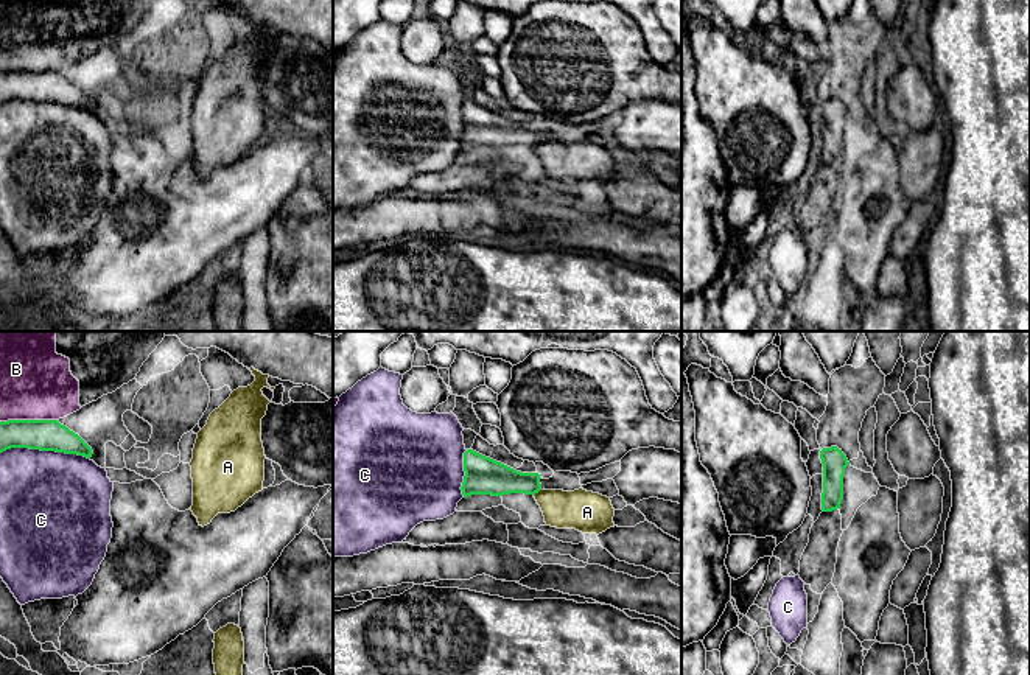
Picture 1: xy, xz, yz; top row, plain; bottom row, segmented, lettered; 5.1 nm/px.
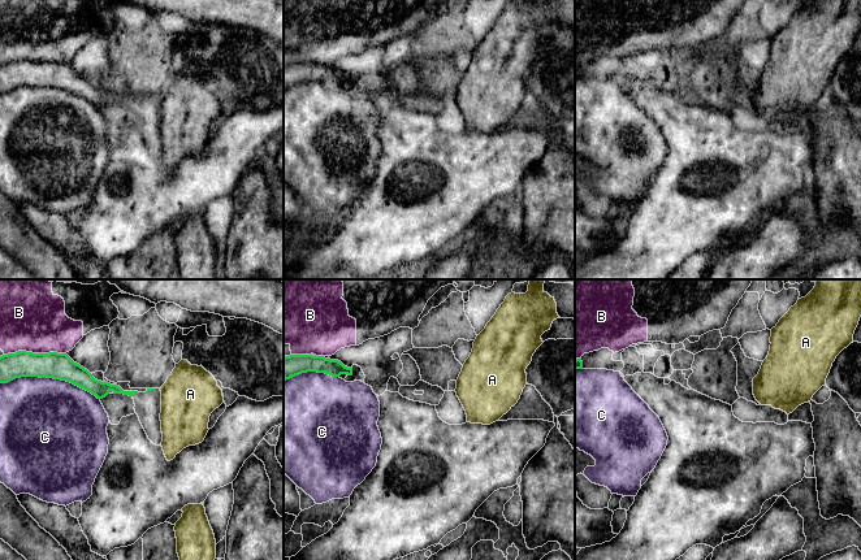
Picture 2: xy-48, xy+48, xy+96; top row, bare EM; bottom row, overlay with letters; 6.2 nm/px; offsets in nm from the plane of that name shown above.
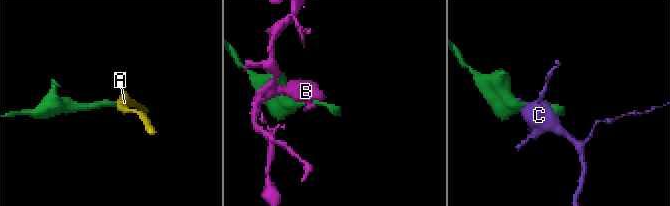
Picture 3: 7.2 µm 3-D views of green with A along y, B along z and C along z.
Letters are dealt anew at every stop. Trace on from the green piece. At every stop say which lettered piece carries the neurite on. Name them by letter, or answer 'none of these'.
none of these

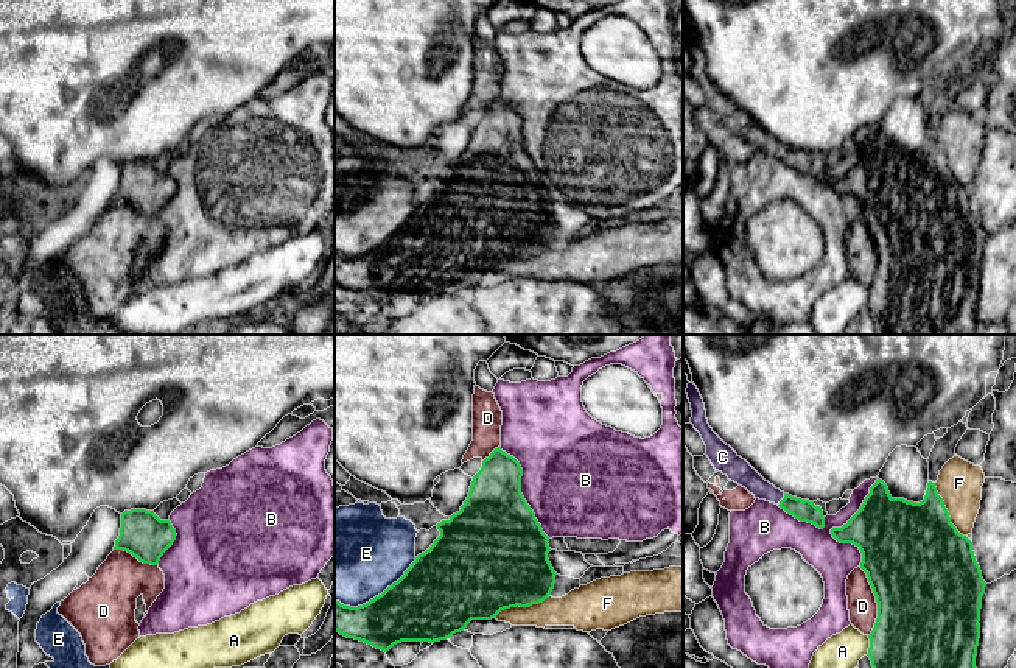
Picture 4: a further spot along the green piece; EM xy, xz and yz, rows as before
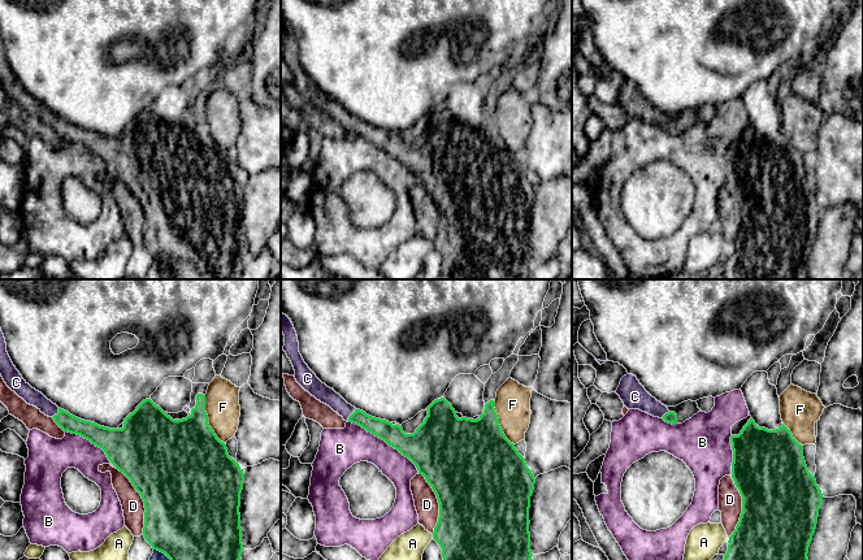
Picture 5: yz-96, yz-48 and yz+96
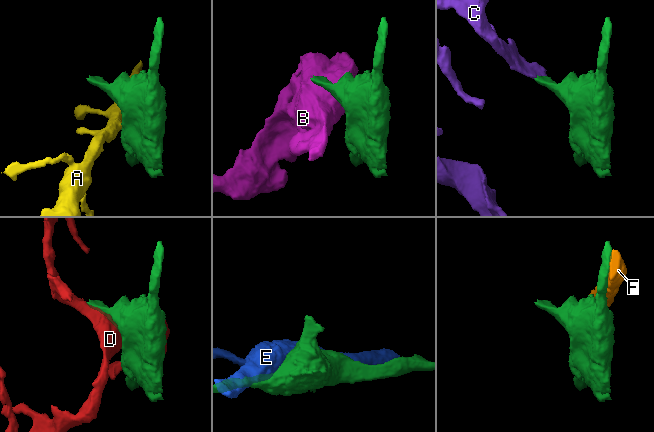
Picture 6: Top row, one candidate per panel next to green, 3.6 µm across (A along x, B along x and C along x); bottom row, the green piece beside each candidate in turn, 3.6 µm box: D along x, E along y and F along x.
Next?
C

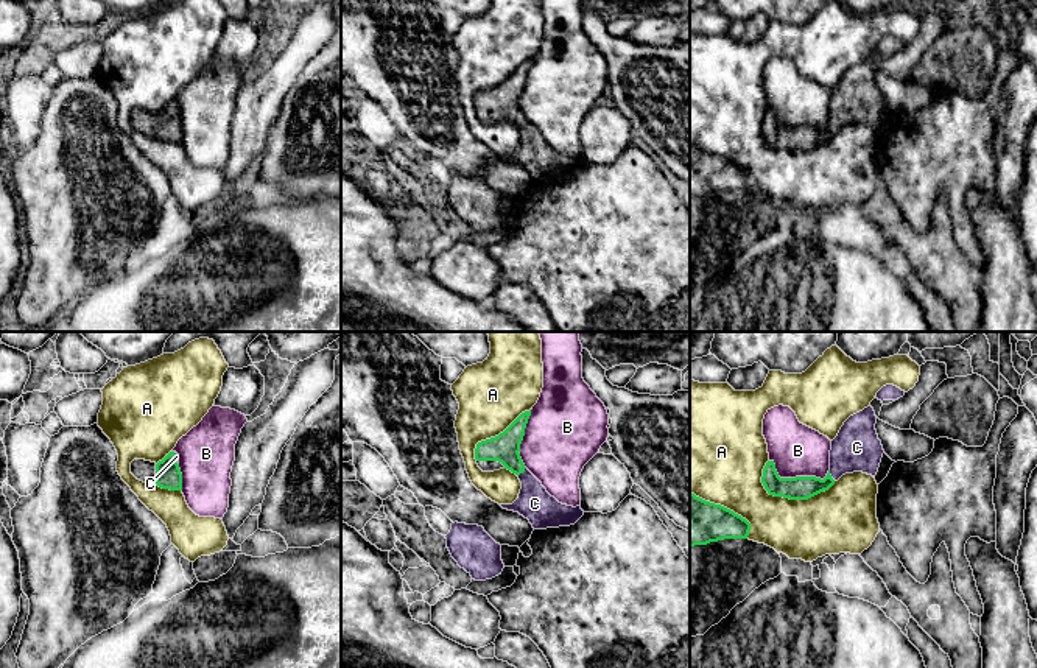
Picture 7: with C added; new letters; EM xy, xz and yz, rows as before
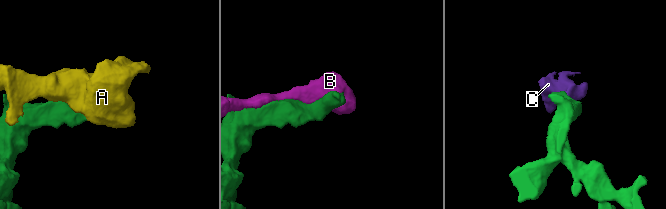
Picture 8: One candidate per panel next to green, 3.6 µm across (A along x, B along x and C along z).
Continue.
C

